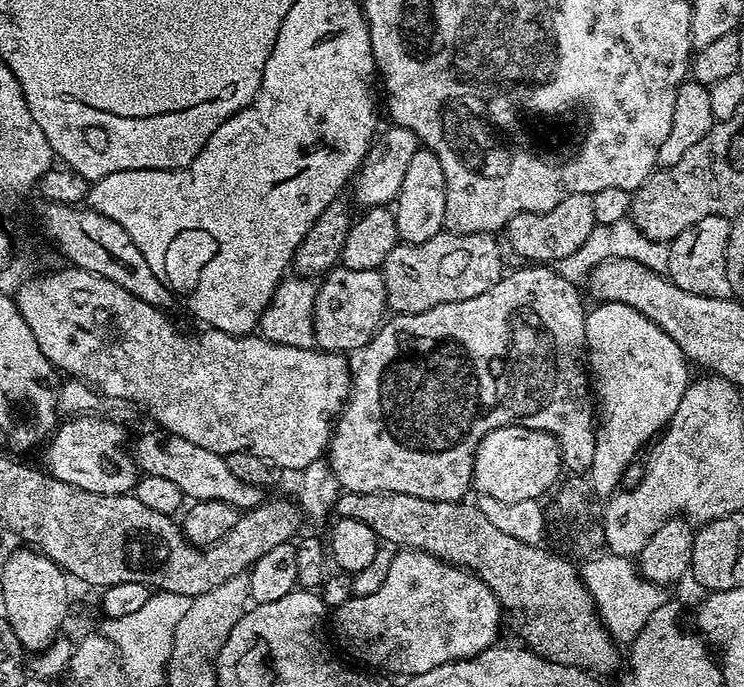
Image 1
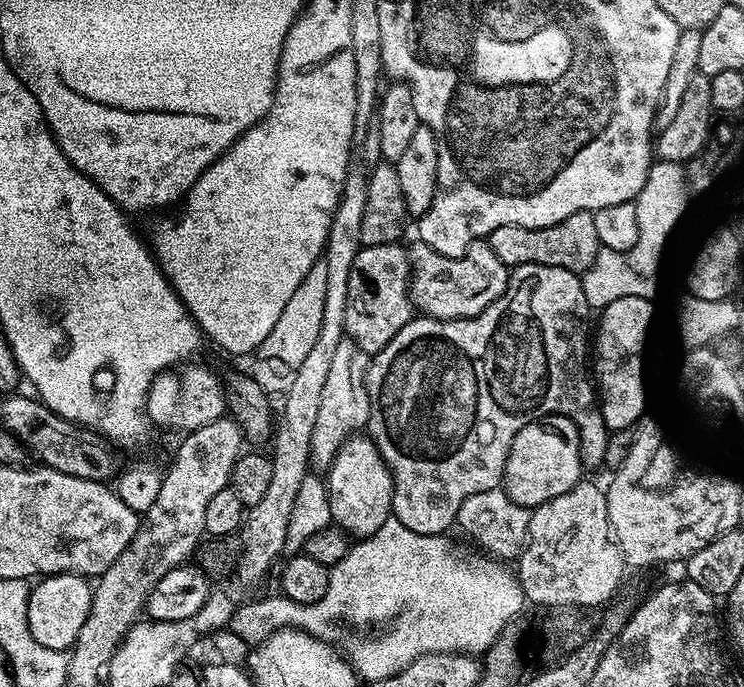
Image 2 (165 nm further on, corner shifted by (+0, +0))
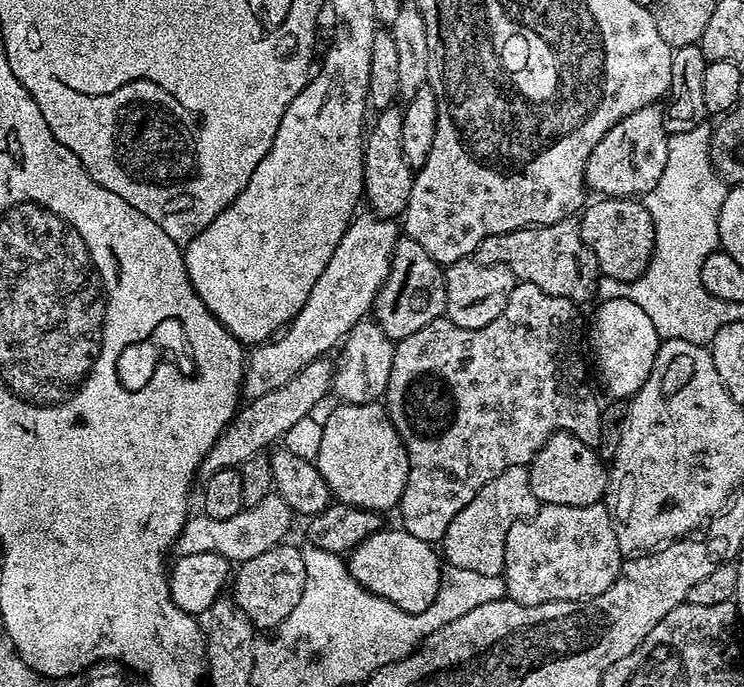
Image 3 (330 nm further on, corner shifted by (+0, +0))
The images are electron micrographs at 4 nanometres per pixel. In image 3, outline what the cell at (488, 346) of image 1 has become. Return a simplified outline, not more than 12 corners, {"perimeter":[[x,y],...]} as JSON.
{"perimeter":[[581,309],[396,344],[403,531],[435,545],[556,431],[593,446]]}

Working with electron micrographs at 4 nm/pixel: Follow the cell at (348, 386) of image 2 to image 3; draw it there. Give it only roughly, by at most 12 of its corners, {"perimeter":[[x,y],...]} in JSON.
{"perimeter":[[375,319],[342,341],[332,392],[375,404],[390,382],[396,344]]}

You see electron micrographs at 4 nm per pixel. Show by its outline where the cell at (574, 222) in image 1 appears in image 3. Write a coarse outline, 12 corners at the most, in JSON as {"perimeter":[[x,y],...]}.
{"perimeter":[[576,218],[494,234],[482,266],[584,306],[602,277]]}

